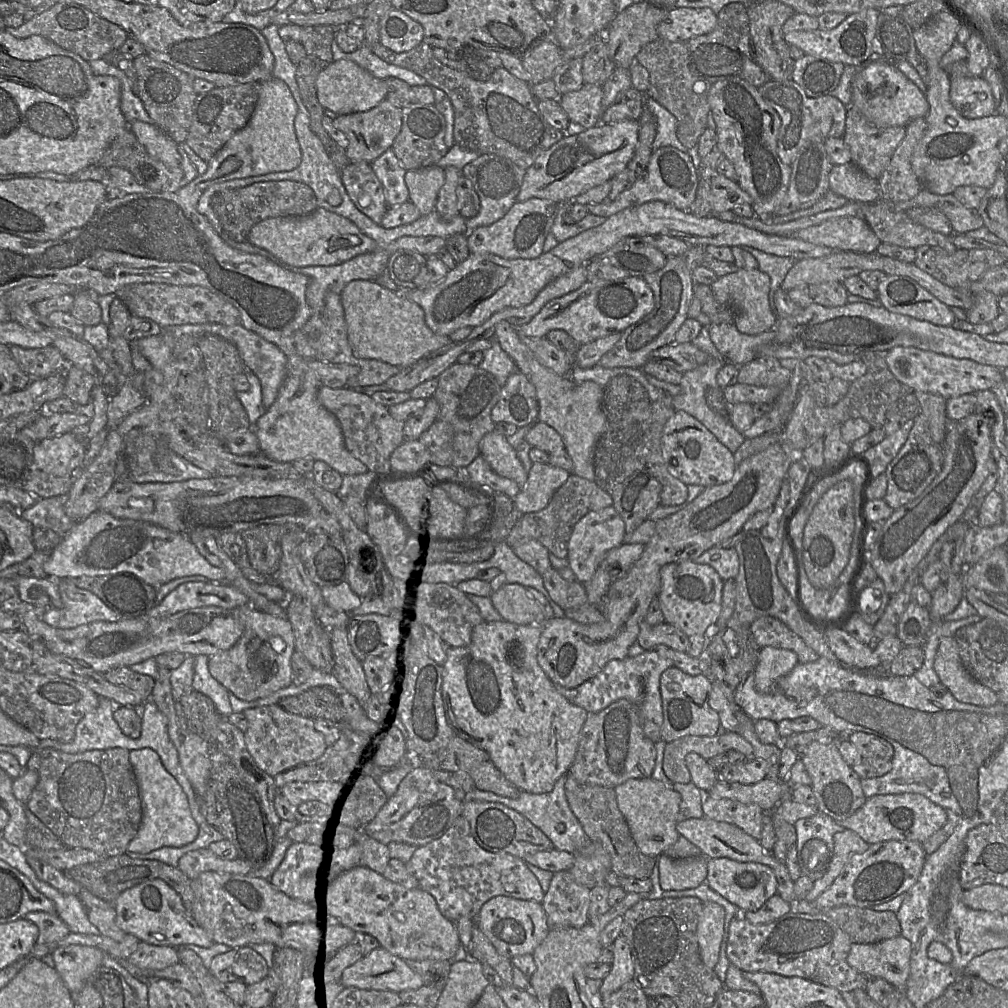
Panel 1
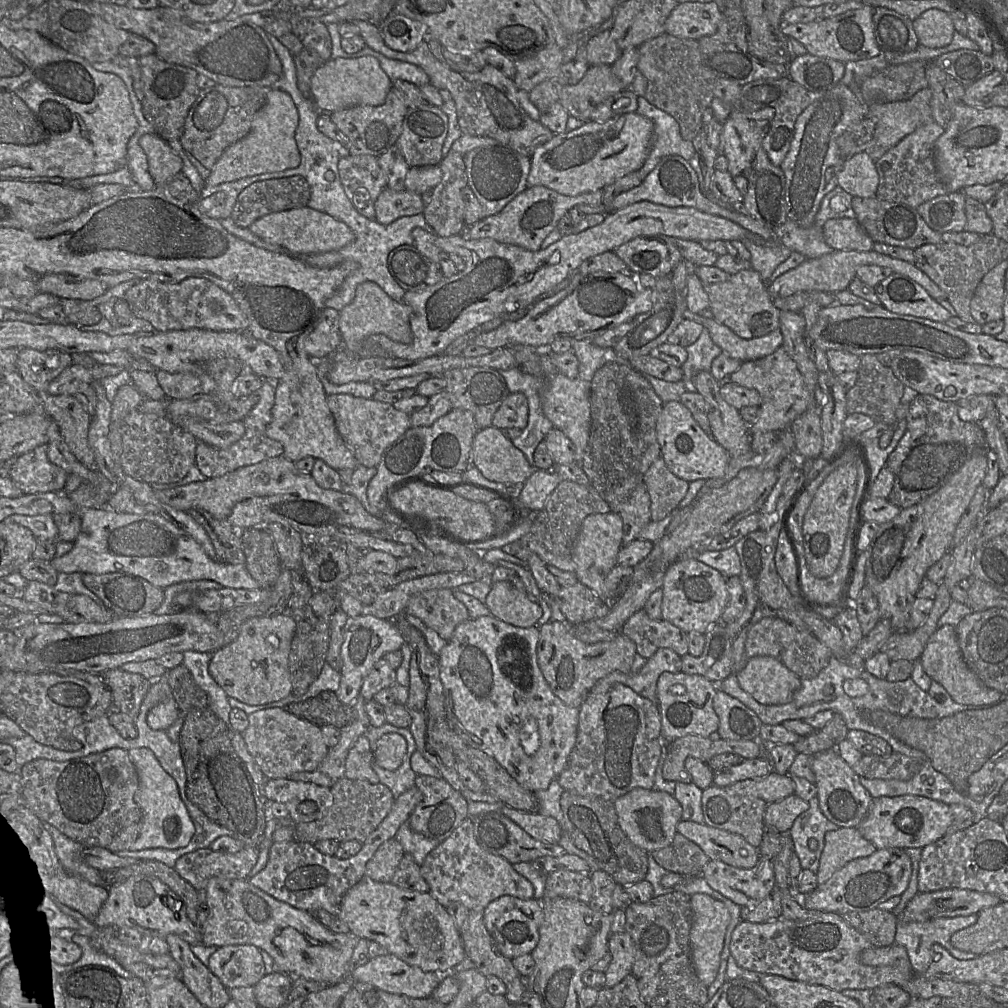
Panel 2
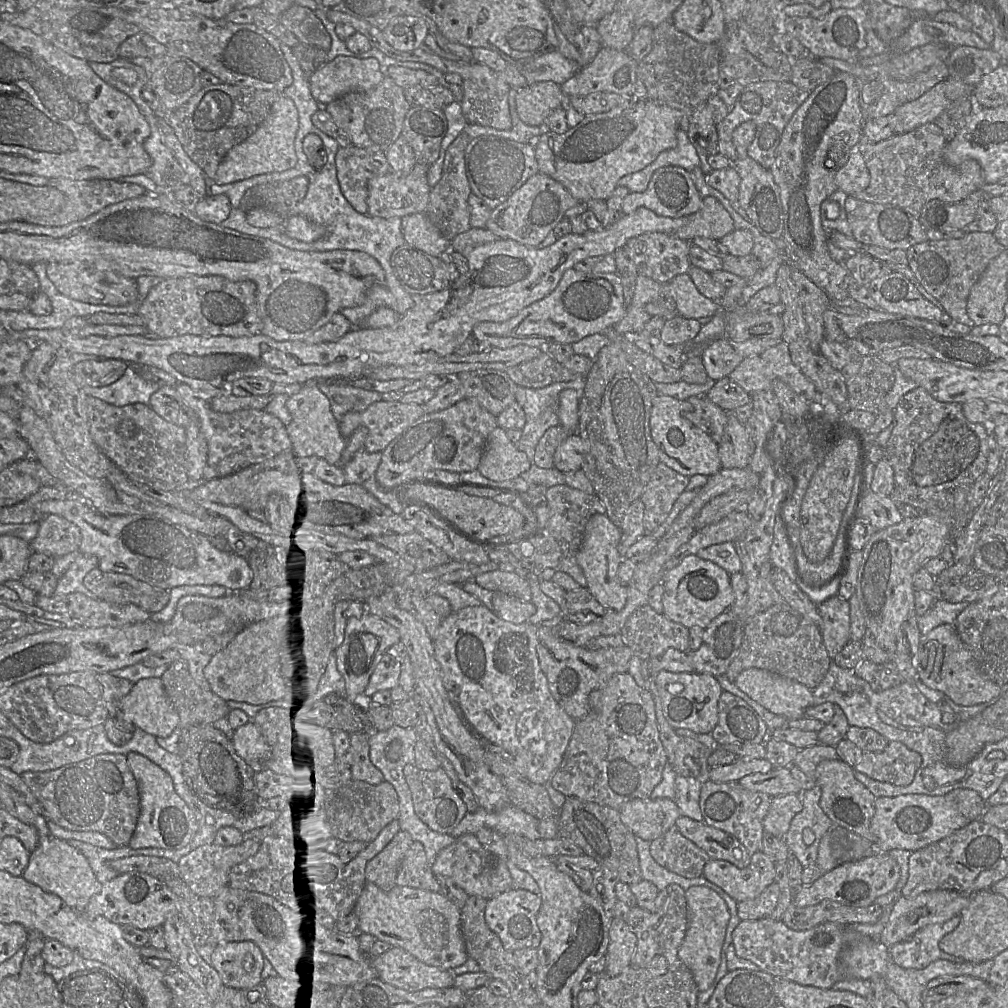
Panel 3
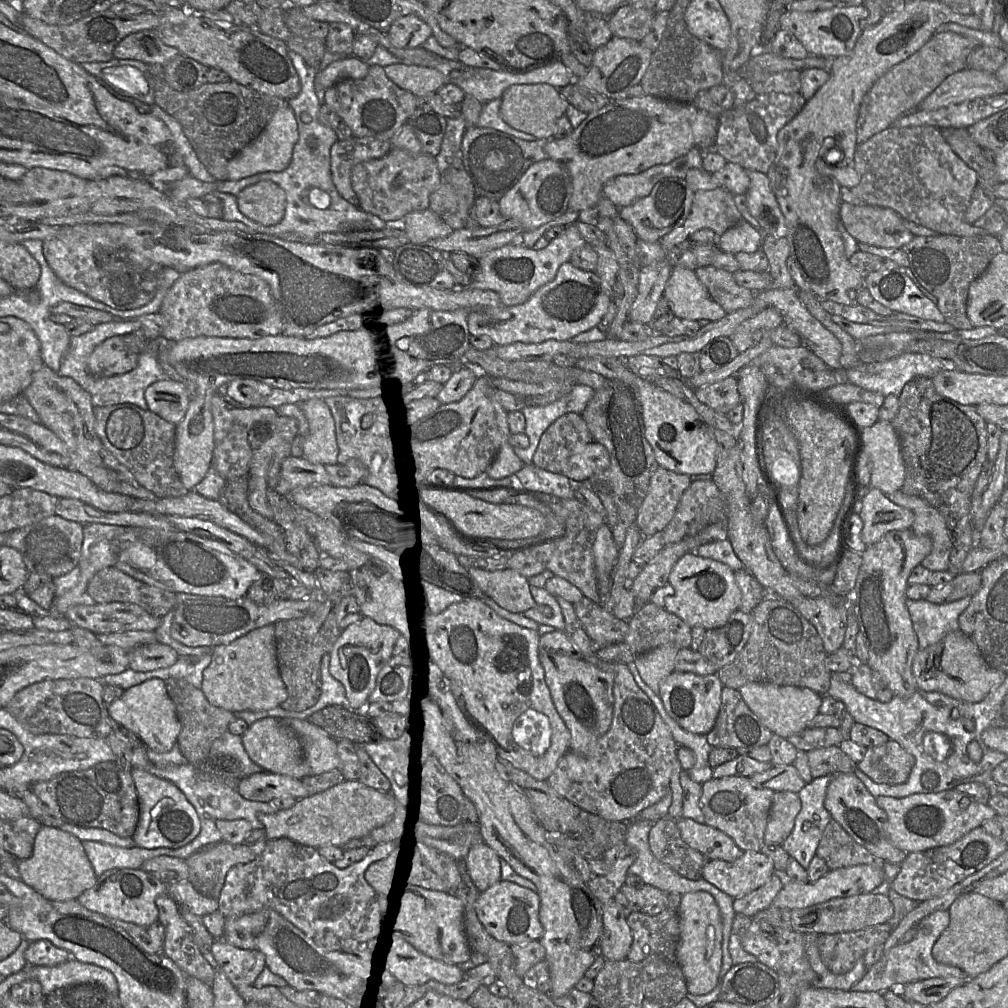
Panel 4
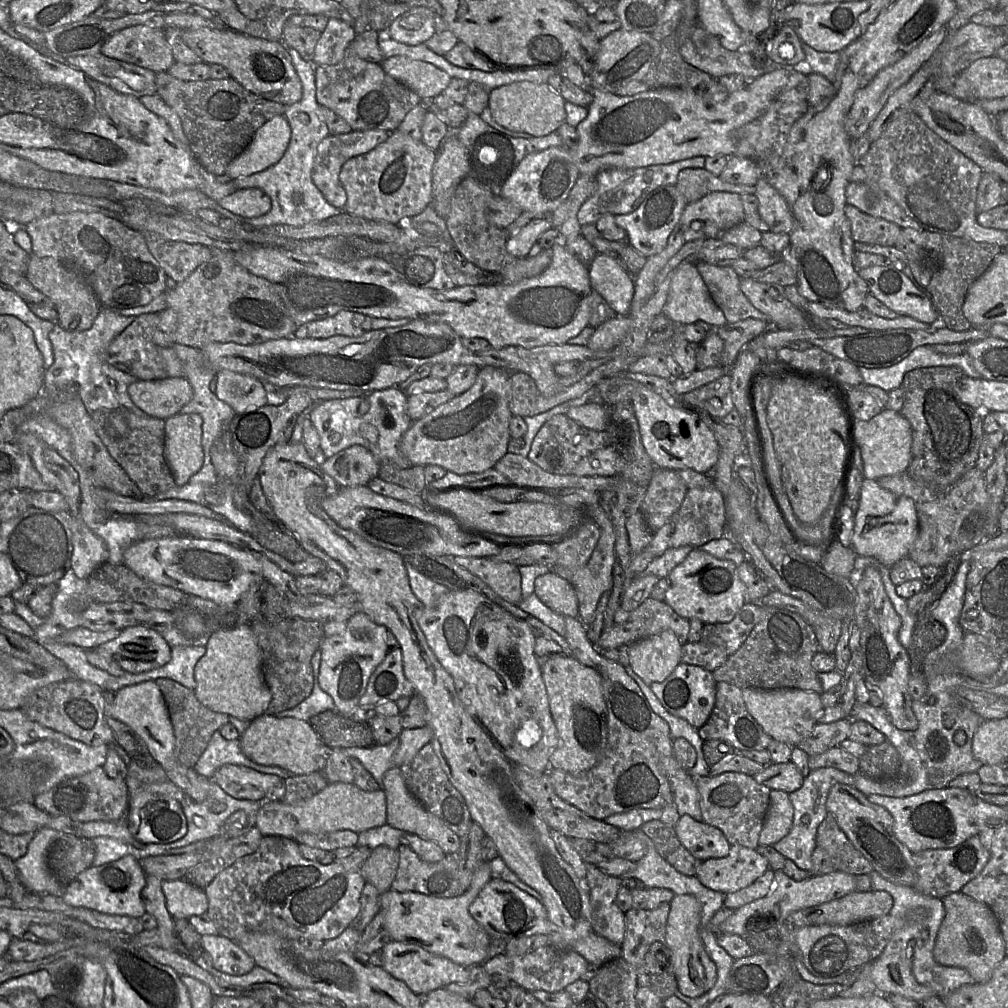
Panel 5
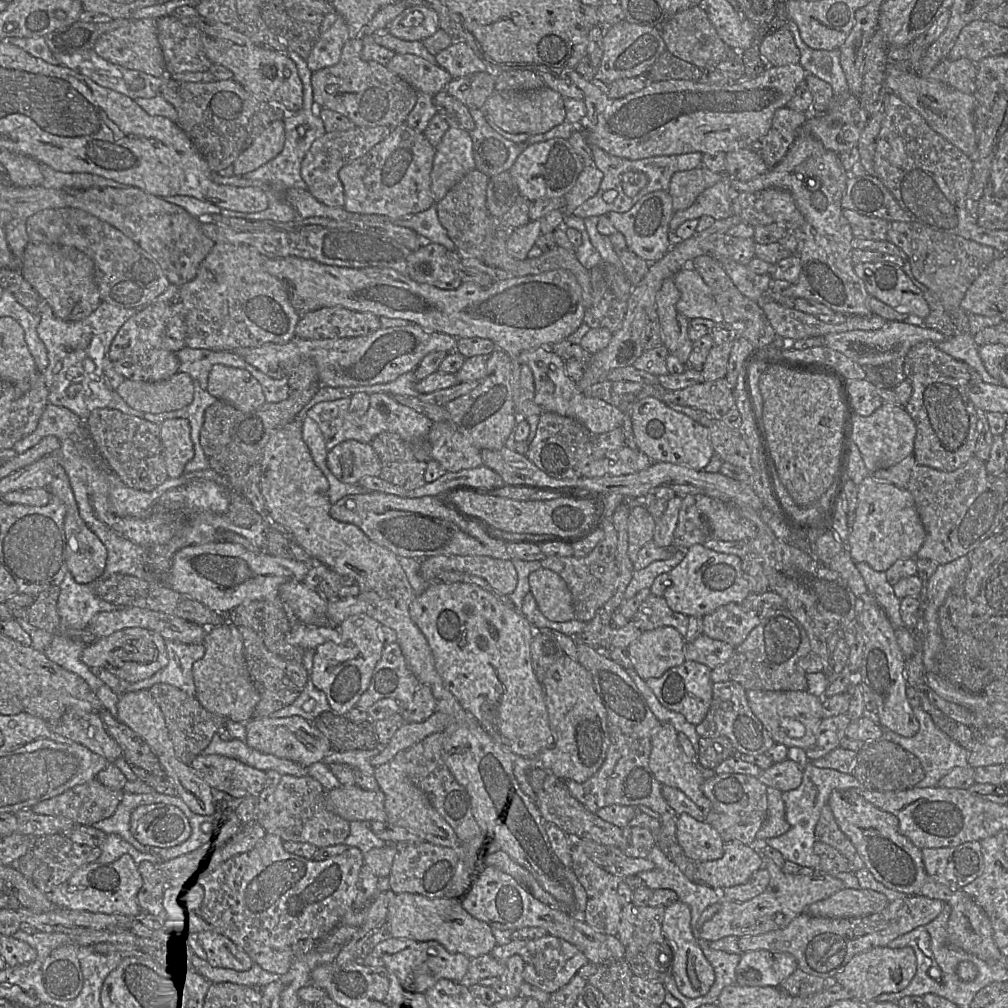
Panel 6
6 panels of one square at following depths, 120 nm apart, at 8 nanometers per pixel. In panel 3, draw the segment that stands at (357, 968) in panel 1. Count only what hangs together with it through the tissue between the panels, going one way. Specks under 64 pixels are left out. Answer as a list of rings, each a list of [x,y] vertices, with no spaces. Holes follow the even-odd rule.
[[[400,947],[370,957],[370,962],[380,980],[409,992],[454,986],[452,971],[427,965]]]

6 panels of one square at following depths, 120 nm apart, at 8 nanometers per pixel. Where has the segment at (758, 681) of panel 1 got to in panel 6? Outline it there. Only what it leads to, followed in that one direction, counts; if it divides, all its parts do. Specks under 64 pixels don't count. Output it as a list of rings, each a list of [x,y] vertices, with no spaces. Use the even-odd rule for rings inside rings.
[[[748,690],[747,699],[750,709],[762,722],[775,744],[804,750],[816,744],[818,729],[823,720],[823,697],[814,696],[808,691]]]

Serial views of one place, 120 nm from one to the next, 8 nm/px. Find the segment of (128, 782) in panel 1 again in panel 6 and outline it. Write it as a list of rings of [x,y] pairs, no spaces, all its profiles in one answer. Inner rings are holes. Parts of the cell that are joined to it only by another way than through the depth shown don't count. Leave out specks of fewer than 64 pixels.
[[[96,778],[83,784],[76,785],[63,793],[35,804],[31,809],[37,814],[64,816],[76,824],[90,825],[111,816],[123,796],[122,790],[110,789]]]

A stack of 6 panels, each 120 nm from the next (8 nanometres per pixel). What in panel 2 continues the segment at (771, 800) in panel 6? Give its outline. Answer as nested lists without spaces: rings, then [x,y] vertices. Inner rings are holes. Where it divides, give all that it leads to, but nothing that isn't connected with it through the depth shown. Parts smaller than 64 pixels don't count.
[[[795,794],[770,803],[764,813],[764,824],[779,833],[789,833],[796,817],[807,811],[809,803]]]

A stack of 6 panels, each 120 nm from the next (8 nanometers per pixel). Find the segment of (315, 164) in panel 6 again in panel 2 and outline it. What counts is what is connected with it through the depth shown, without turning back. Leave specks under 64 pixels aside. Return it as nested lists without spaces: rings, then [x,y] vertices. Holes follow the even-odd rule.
[[[345,153],[338,163],[344,191],[356,210],[369,219],[375,219],[375,202],[387,187],[387,177],[372,155]]]

